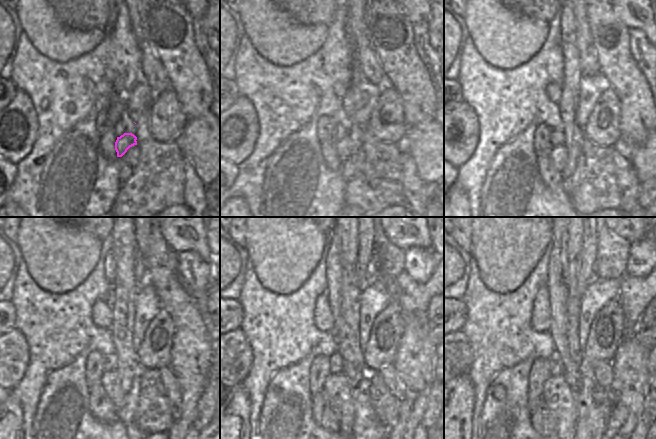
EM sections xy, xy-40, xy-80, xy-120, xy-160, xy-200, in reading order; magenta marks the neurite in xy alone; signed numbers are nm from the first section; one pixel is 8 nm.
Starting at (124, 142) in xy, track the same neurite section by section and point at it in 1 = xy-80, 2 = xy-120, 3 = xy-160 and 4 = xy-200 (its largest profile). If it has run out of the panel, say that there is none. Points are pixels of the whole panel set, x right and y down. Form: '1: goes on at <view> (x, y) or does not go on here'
1: goes on at xy-80 (559, 155)
2: goes on at xy-120 (111, 382)
3: goes on at xy-160 (336, 386)
4: goes on at xy-200 (557, 396)

